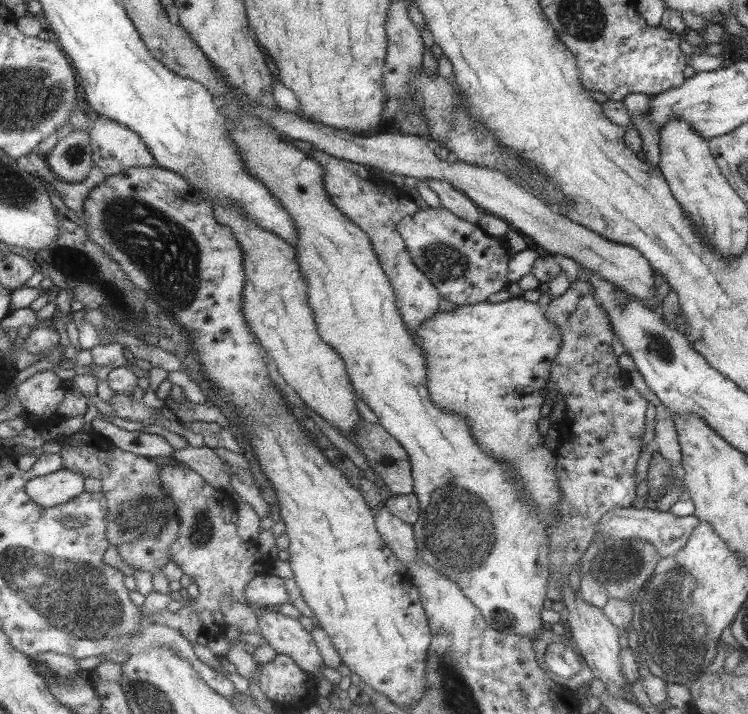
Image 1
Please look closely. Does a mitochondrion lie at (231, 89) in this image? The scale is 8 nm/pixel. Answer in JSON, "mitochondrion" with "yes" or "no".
{"mitochondrion":"no"}

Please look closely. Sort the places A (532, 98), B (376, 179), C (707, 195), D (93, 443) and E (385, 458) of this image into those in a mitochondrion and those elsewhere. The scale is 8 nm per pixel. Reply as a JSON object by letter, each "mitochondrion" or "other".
{"A":"other","B":"other","C":"other","D":"other","E":"mitochondrion"}

